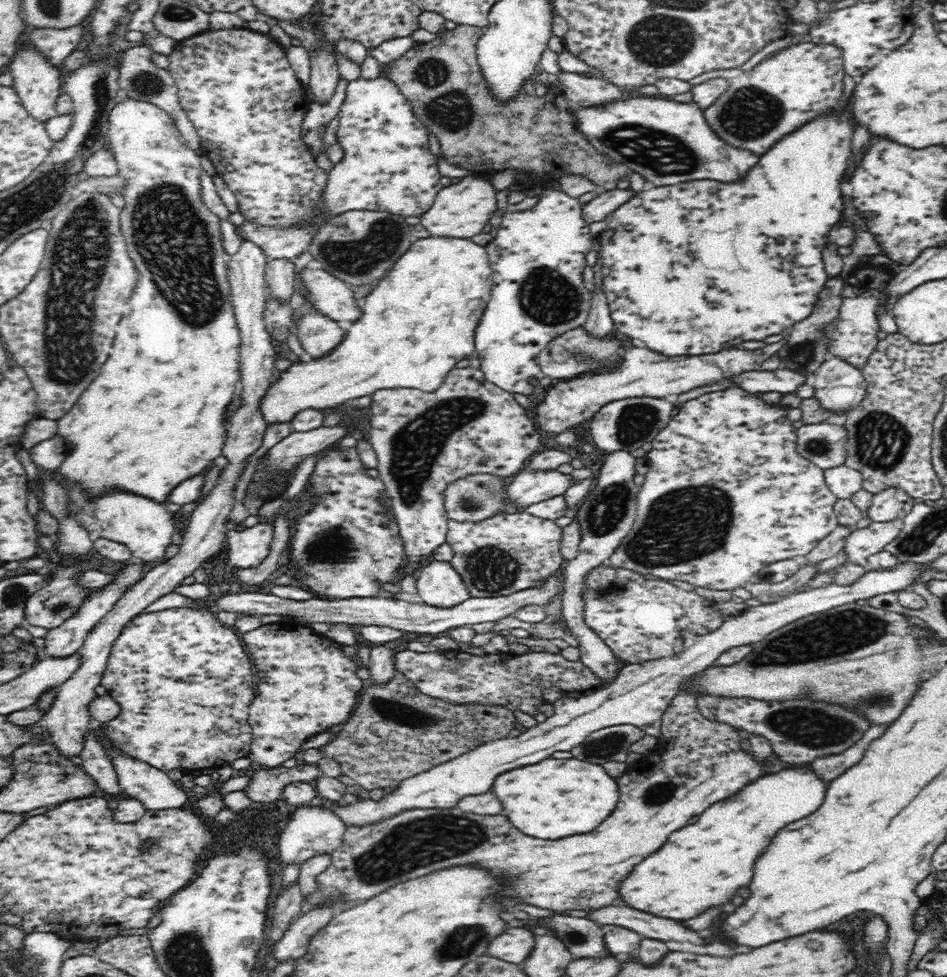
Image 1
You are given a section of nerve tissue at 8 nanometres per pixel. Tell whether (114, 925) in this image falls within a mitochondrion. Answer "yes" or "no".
no

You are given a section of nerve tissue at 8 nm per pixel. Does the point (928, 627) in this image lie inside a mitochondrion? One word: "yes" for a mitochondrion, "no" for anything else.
no

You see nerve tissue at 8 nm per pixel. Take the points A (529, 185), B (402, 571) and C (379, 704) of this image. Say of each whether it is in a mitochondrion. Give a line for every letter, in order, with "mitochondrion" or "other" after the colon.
A: other
B: other
C: mitochondrion

